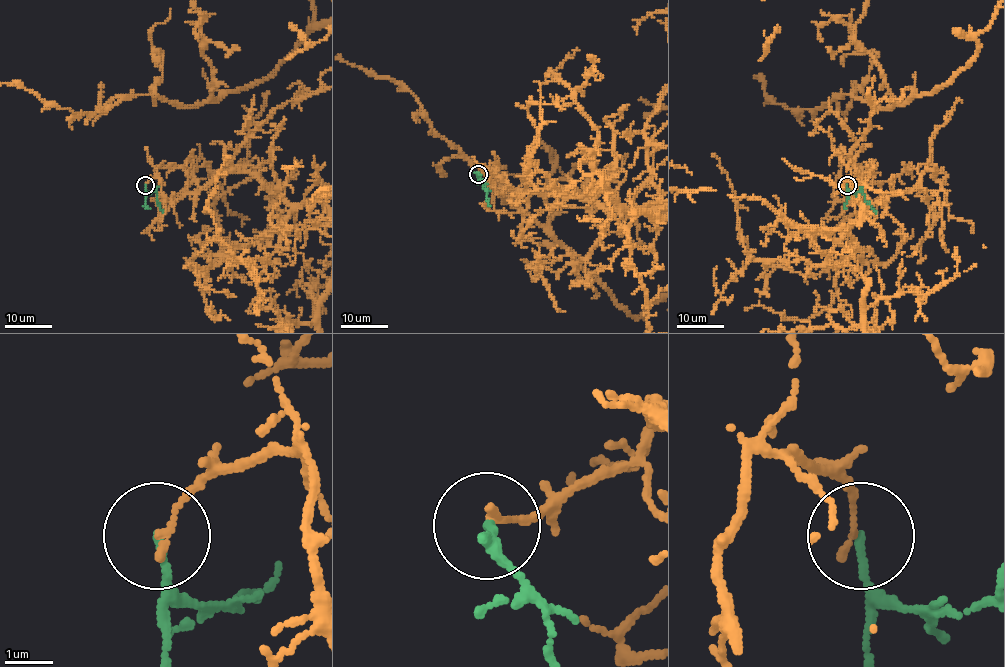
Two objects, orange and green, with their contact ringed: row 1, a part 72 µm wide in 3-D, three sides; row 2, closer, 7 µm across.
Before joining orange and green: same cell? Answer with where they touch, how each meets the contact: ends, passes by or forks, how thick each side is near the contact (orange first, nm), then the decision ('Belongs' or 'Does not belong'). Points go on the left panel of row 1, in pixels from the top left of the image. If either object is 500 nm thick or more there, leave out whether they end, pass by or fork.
Place: (145, 185). At the ring orange ends. At the ring green ends. Thickness 140 nm (orange) against 160 nm. Does not belong

